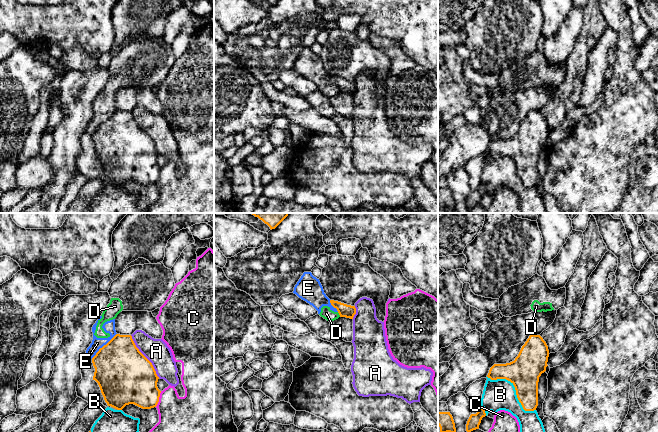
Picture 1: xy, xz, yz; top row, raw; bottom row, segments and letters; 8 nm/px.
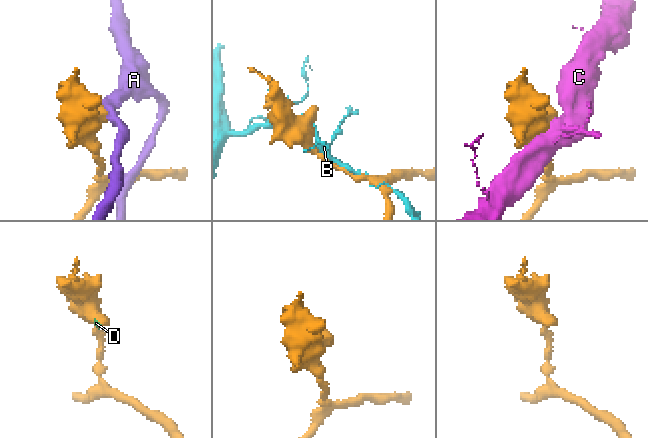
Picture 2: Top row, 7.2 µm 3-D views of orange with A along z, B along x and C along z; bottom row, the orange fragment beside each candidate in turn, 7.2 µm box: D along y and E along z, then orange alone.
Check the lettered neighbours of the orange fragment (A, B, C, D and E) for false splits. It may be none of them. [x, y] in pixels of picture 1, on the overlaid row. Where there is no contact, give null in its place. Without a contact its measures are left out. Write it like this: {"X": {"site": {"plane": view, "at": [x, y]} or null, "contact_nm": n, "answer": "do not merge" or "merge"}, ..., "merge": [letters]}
{"A": {"site": {"plane": "xy", "at": [144, 356]}, "contact_nm": 420, "answer": "do not merge"}, "B": {"site": {"plane": "yz", "at": [515, 389]}, "contact_nm": 480, "answer": "do not merge"}, "C": {"site": {"plane": "xy", "at": [158, 399]}, "contact_nm": 140, "answer": "do not merge"}, "D": {"site": {"plane": "xz", "at": [339, 314]}, "contact_nm": 50, "answer": "do not merge"}, "E": {"site": {"plane": "xy", "at": [104, 345]}, "contact_nm": 300, "answer": "do not merge"}, "merge": []}

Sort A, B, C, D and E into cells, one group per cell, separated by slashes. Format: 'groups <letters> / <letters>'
groups A / B / C / D E

